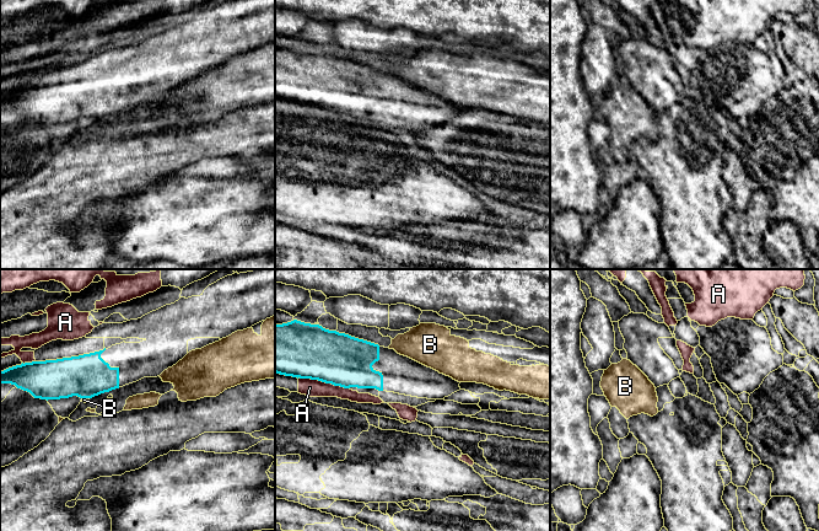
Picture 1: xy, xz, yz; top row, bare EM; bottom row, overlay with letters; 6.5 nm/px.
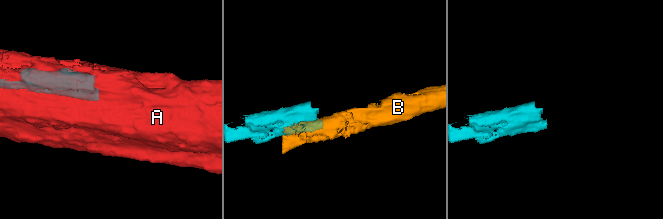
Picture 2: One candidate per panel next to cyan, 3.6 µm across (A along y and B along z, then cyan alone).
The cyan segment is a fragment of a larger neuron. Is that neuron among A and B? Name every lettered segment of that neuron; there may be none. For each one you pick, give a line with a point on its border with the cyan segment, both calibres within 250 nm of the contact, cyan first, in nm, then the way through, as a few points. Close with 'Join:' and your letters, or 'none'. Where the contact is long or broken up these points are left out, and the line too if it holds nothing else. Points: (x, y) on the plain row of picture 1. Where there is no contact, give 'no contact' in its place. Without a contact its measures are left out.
Join: none

